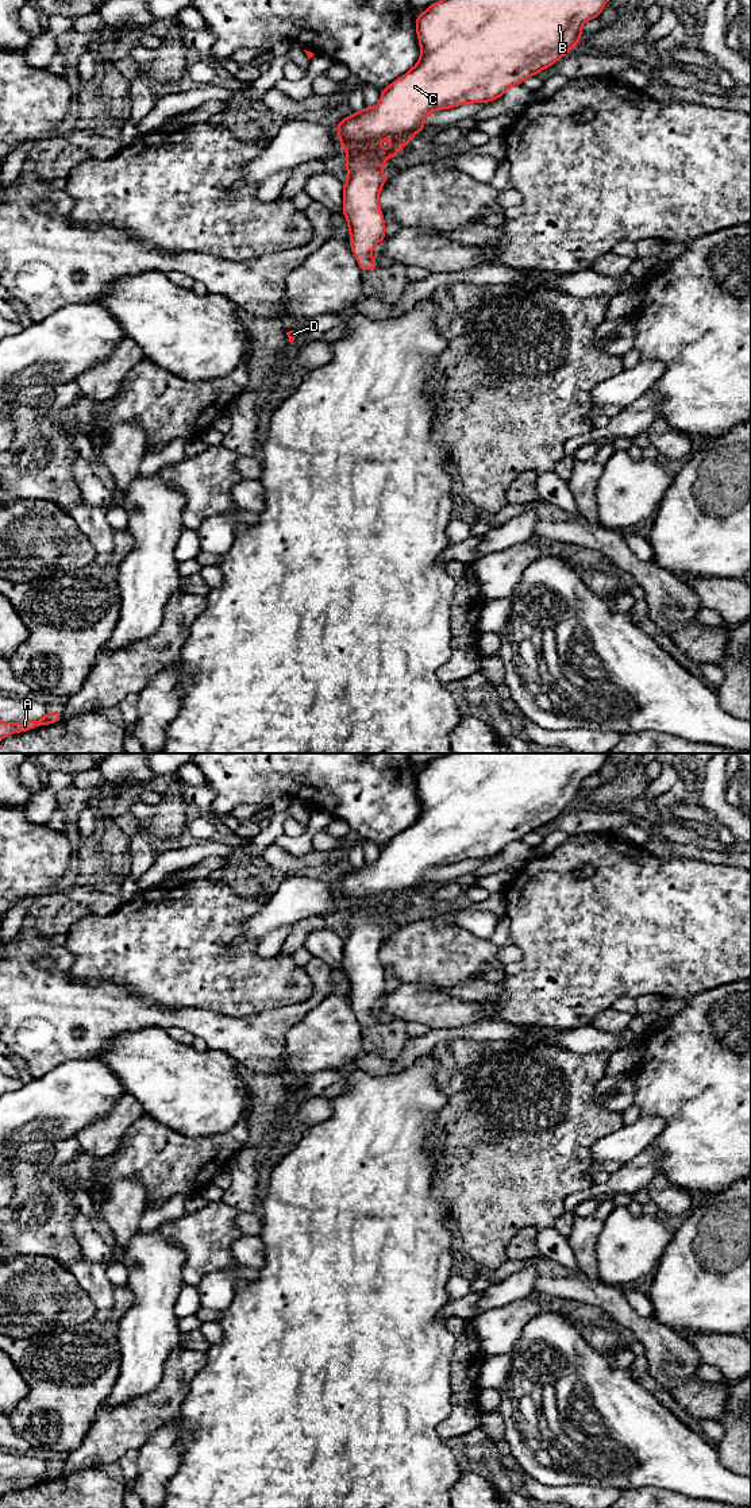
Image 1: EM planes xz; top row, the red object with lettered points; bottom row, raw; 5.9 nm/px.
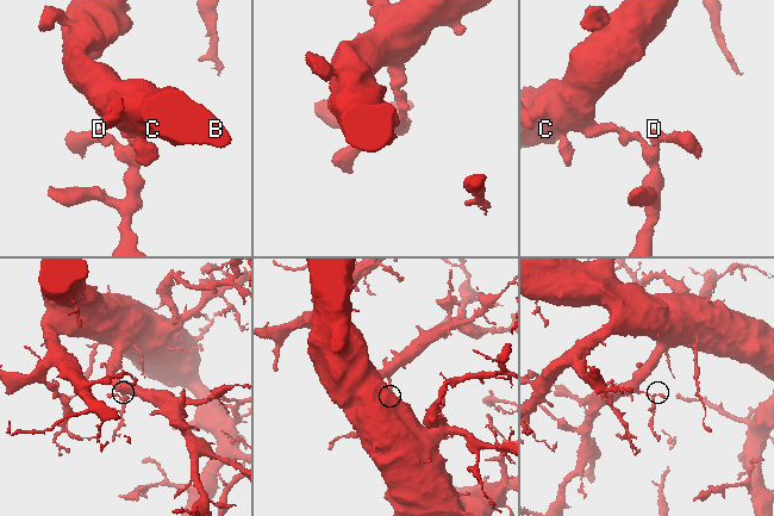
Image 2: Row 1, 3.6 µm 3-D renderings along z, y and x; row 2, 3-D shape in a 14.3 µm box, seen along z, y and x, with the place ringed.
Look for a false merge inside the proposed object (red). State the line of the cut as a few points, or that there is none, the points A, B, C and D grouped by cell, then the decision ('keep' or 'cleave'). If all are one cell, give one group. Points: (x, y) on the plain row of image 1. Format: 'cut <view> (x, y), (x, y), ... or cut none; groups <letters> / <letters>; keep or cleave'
cut none; groups A B C D; keep

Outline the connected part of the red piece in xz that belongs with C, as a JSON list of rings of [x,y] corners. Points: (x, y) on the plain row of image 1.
[[[446,753],[427,763],[425,768],[417,770],[416,788],[420,799],[420,815],[417,817],[417,819],[412,825],[409,825],[404,832],[398,833],[396,837],[393,837],[385,845],[381,846],[381,855],[376,863],[365,863],[361,868],[354,868],[353,871],[344,873],[339,880],[336,880],[340,900],[346,906],[346,926],[348,930],[347,937],[343,940],[342,968],[347,975],[351,1008],[357,1013],[357,1018],[362,1027],[369,1027],[378,1022],[377,1017],[370,1010],[381,996],[386,995],[385,976],[378,957],[381,945],[386,937],[386,933],[384,932],[385,917],[388,914],[398,911],[401,909],[398,903],[408,902],[415,894],[415,890],[424,886],[424,875],[431,868],[438,865],[450,865],[452,863],[459,863],[463,860],[493,857],[501,853],[508,844],[513,841],[520,841],[525,834],[550,824],[563,811],[569,810],[570,806],[579,798],[582,792],[582,780],[590,775],[600,772],[605,760],[609,756],[611,753]]]

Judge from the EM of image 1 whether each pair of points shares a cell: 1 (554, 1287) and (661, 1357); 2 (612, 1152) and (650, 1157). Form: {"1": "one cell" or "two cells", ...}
{"1": "one cell", "2": "two cells"}

